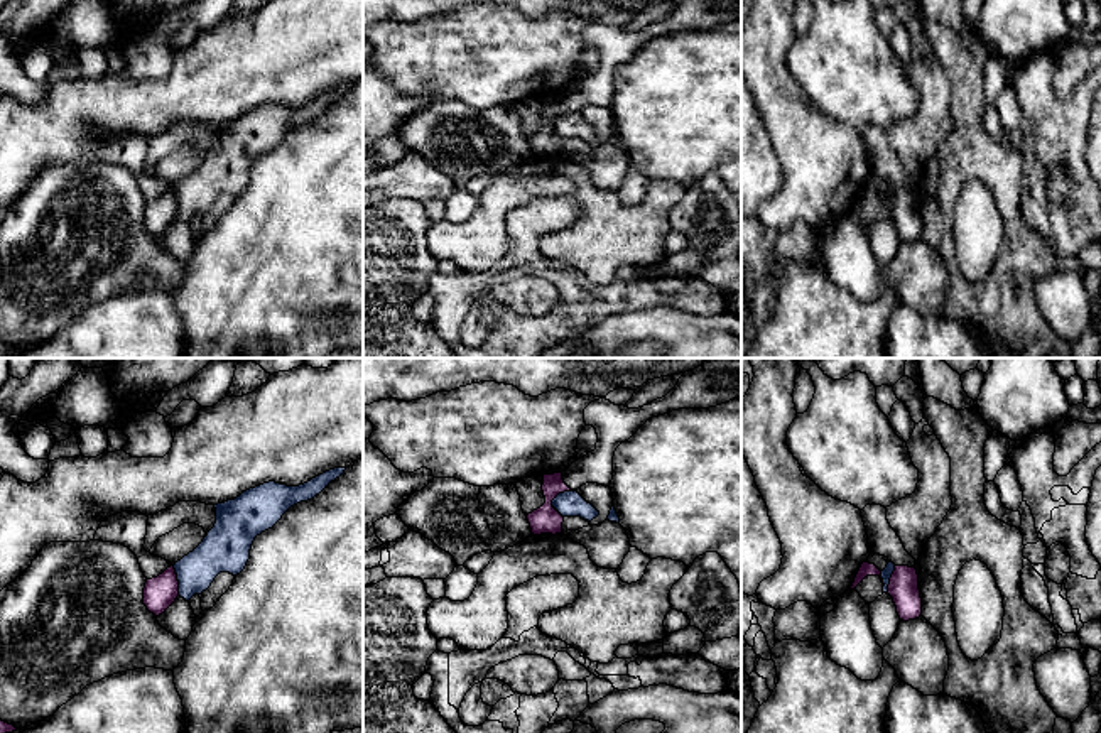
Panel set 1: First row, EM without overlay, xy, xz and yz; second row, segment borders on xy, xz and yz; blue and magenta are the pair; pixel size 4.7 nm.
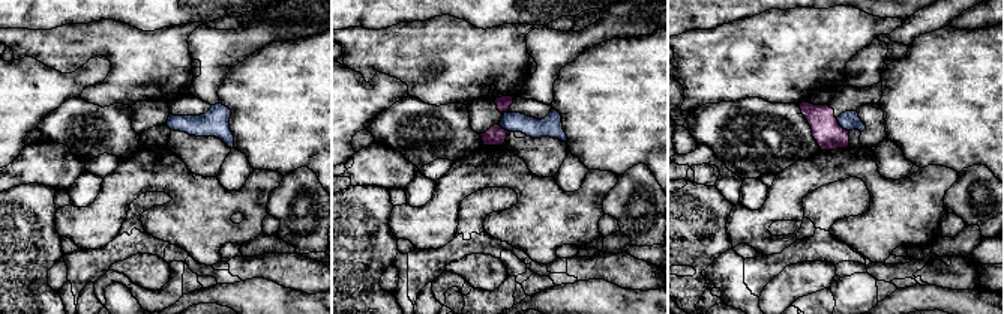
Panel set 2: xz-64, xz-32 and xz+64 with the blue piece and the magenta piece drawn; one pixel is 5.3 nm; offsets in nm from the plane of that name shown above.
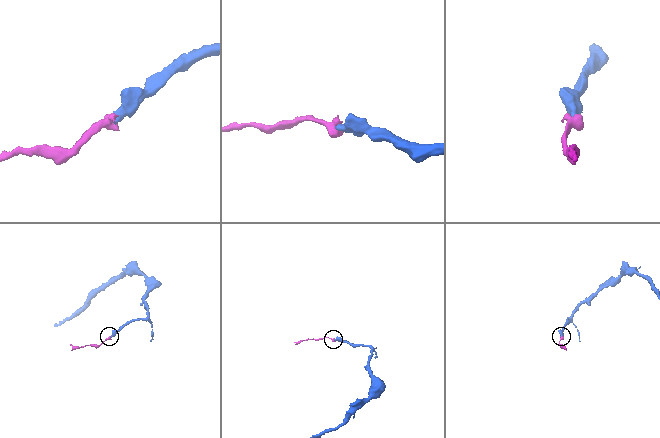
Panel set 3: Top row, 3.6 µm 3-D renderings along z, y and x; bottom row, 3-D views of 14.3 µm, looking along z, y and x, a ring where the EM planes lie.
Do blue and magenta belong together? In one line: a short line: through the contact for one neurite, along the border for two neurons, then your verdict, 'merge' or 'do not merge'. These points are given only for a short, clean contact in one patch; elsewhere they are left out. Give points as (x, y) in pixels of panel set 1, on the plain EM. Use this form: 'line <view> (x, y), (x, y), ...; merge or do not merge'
line yz (895, 188), (887, 215); do not merge

